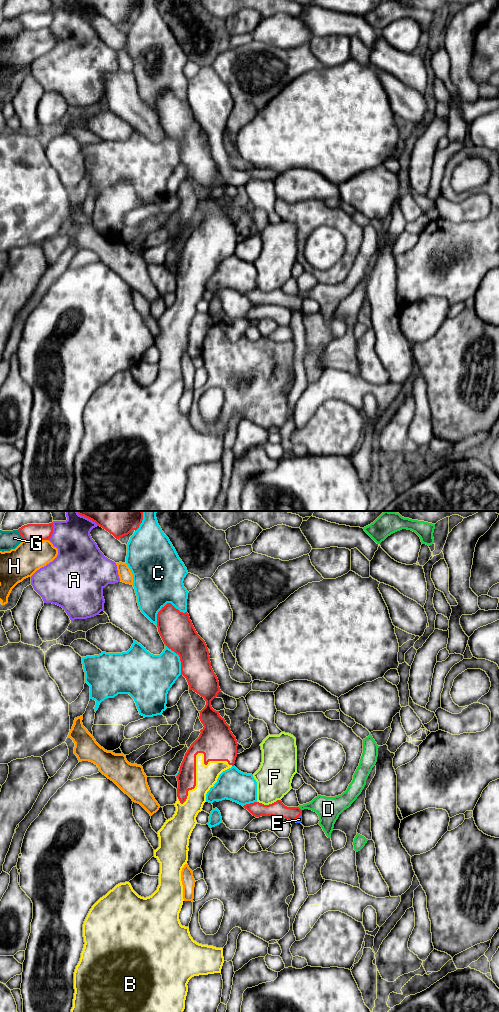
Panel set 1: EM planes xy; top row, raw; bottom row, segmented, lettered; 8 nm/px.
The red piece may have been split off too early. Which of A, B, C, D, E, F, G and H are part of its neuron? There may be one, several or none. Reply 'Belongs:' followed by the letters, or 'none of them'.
Belongs: B, E

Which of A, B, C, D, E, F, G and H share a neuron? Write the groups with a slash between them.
A / B E / C / D / F / G / H

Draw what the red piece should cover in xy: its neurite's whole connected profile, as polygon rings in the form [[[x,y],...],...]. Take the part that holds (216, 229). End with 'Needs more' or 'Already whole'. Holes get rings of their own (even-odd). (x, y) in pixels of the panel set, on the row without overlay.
[[[167,91],[157,102],[157,115],[158,120],[164,130],[164,132],[179,143],[181,149],[181,163],[183,163],[189,173],[189,178],[193,178],[206,189],[205,195],[199,199],[199,207],[203,212],[203,216],[200,218],[199,225],[191,232],[187,240],[185,241],[184,247],[181,251],[180,258],[176,264],[178,269],[177,276],[177,289],[174,292],[176,295],[175,302],[172,306],[166,308],[162,316],[158,319],[159,325],[159,335],[154,338],[154,345],[160,351],[160,361],[159,361],[159,373],[157,378],[149,385],[139,384],[132,376],[129,370],[120,371],[116,373],[112,378],[110,378],[105,384],[100,386],[90,397],[84,412],[83,412],[83,425],[84,425],[84,436],[81,441],[81,446],[76,454],[74,460],[74,487],[73,495],[71,497],[71,511],[179,511],[182,501],[185,497],[185,488],[188,480],[188,470],[194,464],[199,463],[208,463],[214,461],[221,461],[221,457],[224,451],[223,445],[223,436],[216,436],[213,434],[202,433],[193,428],[190,423],[189,415],[182,414],[179,408],[179,401],[183,393],[183,373],[181,369],[181,359],[185,352],[188,349],[188,339],[189,339],[189,327],[193,317],[195,316],[197,309],[196,305],[199,300],[202,299],[203,293],[206,290],[206,282],[211,275],[217,270],[219,263],[234,254],[235,248],[237,245],[237,228],[236,225],[231,220],[230,214],[226,211],[225,207],[222,206],[219,202],[219,199],[216,199],[211,194],[211,189],[217,185],[218,181],[221,180],[219,175],[219,169],[214,161],[211,150],[209,139],[205,129],[198,123],[196,120],[192,109],[190,108],[189,102],[187,100],[183,101],[176,97],[171,91]]]. Needs more

